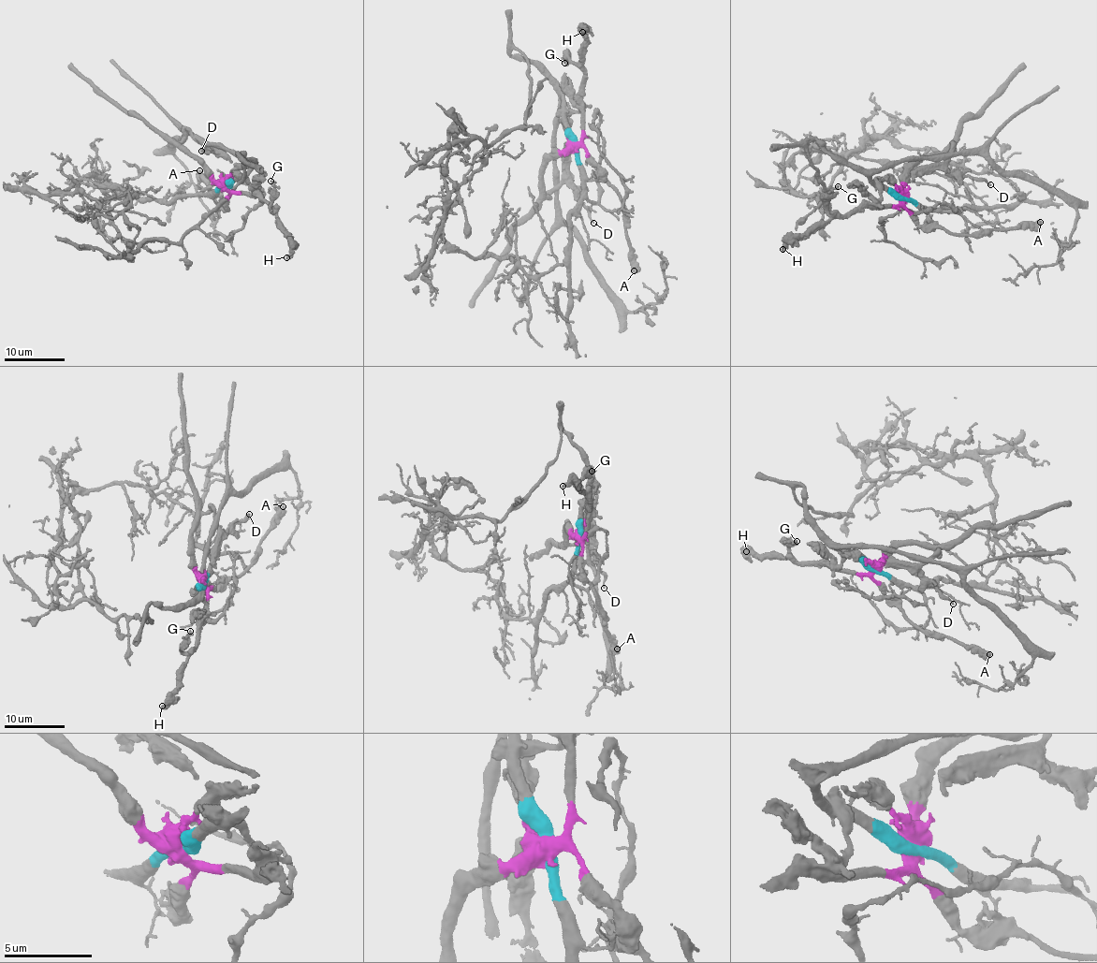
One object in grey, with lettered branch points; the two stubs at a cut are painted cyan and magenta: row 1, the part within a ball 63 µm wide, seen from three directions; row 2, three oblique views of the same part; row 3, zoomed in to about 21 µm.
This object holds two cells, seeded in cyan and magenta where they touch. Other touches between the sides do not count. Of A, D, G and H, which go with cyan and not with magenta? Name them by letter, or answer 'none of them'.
none of them

